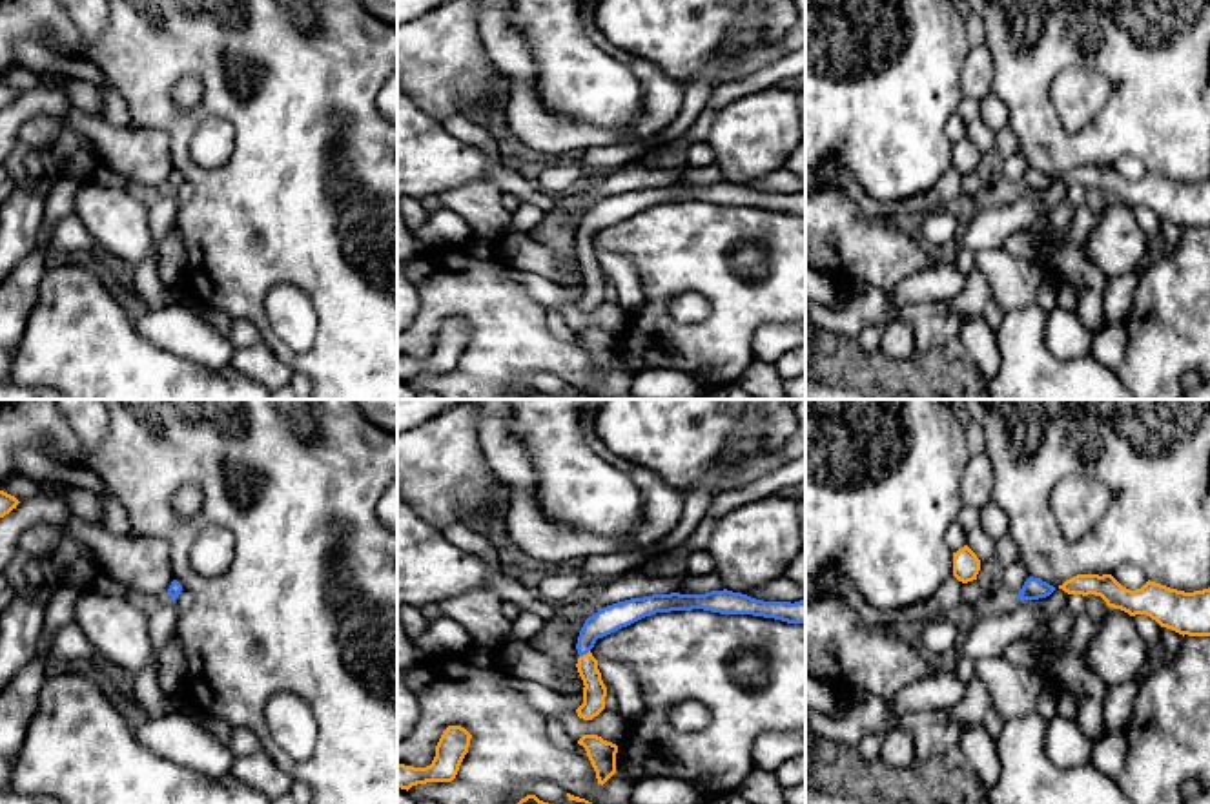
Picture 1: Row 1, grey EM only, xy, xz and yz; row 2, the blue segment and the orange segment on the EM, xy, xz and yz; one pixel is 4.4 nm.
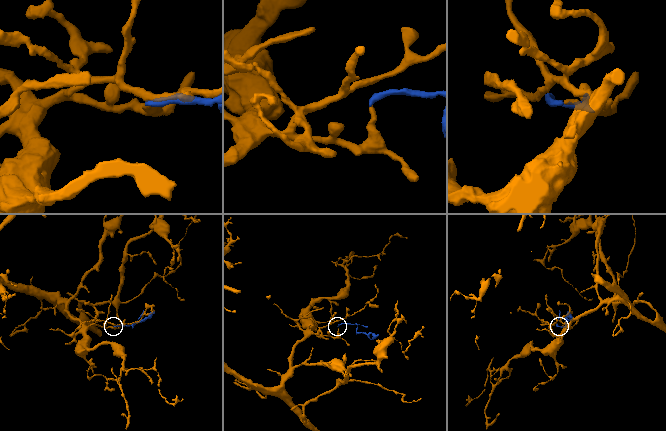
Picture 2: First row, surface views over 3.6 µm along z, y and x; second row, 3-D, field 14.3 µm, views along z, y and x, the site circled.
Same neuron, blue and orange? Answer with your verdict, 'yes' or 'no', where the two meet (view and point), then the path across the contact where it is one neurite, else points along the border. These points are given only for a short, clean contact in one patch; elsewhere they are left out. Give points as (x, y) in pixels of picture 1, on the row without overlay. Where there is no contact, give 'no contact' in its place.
yes; meets blue in xz at (584, 245); runs through xz (615, 208), (585, 232), (584, 245), (594, 283)

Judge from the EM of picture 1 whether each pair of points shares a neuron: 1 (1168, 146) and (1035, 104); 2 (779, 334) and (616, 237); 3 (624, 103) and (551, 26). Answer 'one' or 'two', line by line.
1: one
2: two
3: one

